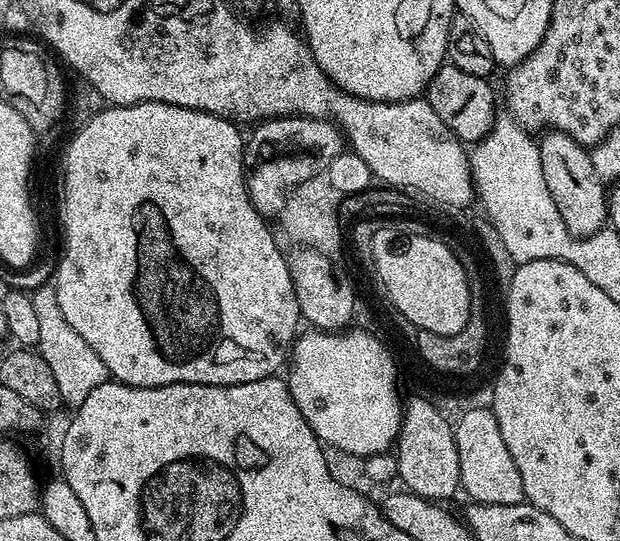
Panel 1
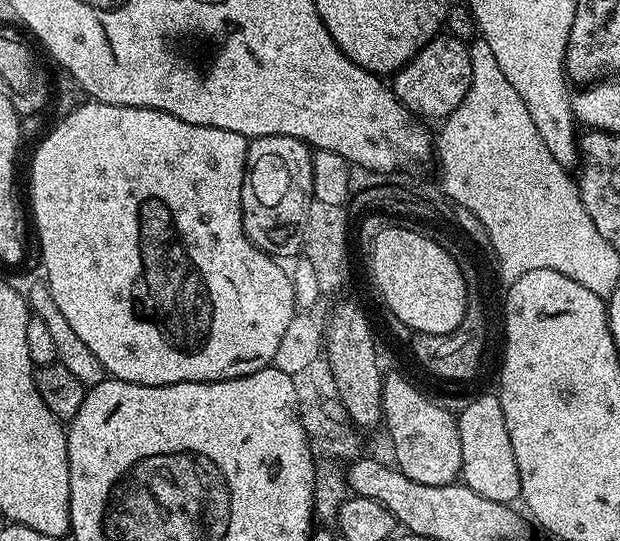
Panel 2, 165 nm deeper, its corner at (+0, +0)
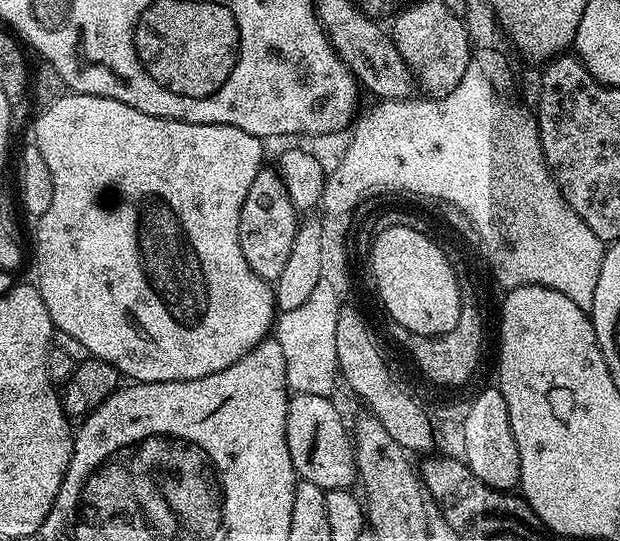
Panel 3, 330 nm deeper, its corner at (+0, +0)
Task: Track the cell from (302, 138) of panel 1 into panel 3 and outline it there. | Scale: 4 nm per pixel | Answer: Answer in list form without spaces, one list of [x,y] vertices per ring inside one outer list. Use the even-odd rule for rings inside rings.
[[[261,169],[239,211],[239,246],[251,272],[269,282],[276,281],[286,266],[299,225],[297,210],[286,194],[279,173],[275,169]]]

